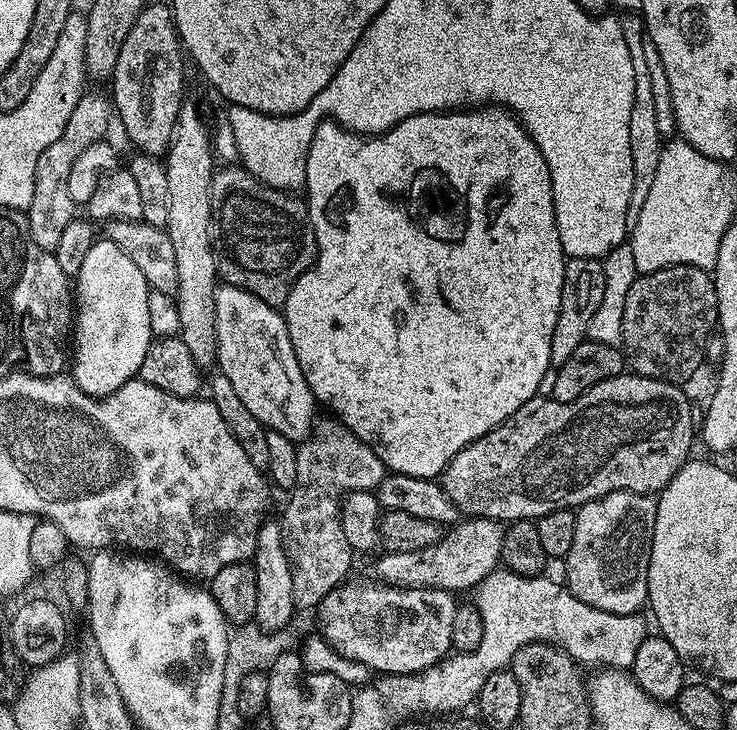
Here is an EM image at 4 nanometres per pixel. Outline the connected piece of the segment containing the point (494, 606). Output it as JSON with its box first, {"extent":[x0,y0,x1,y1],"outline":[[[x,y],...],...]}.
{"extent":[419,571,575,709],"outline":[[[517,571],[511,572],[507,575],[491,575],[485,580],[481,581],[474,589],[474,603],[478,614],[482,616],[481,629],[484,631],[482,634],[482,642],[476,647],[475,652],[465,655],[463,657],[464,664],[455,664],[452,658],[447,658],[439,662],[432,662],[427,665],[428,668],[419,673],[420,678],[423,681],[423,705],[424,709],[429,708],[456,708],[456,704],[464,704],[464,700],[468,700],[468,696],[472,696],[472,692],[476,692],[476,688],[480,688],[480,680],[484,680],[484,676],[488,676],[488,672],[492,672],[492,668],[496,668],[496,664],[504,664],[504,660],[508,660],[508,656],[512,656],[512,648],[516,648],[516,644],[524,644],[524,640],[536,640],[536,636],[552,636],[552,612],[564,612],[564,608],[568,608],[568,612],[572,612],[572,601],[575,600],[571,592],[560,588],[552,580],[547,580],[547,575],[541,574],[539,576],[520,576]]]}

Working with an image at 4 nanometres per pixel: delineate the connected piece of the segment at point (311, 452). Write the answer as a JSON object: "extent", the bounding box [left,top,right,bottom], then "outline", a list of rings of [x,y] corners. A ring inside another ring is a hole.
{"extent":[282,419,386,609],"outline":[[[339,419],[315,425],[308,439],[296,448],[296,484],[284,508],[282,531],[284,549],[292,567],[294,602],[297,609],[315,609],[330,592],[349,579],[354,553],[342,534],[340,502],[349,492],[375,490],[383,482],[386,469],[380,455],[352,433]]]}

